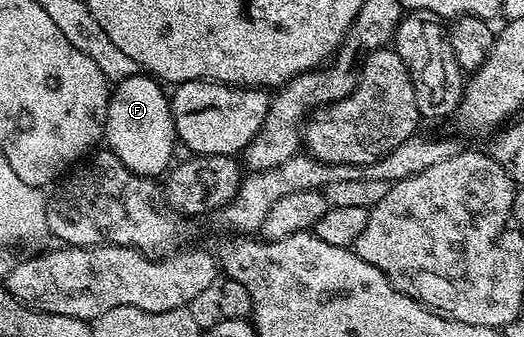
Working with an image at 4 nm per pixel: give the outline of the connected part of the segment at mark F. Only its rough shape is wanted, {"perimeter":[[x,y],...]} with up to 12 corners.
{"perimeter":[[155,77],[117,81],[105,147],[141,176],[175,159],[170,96]]}

